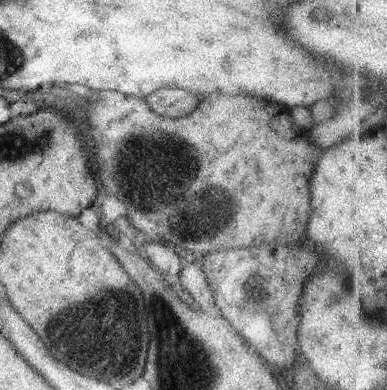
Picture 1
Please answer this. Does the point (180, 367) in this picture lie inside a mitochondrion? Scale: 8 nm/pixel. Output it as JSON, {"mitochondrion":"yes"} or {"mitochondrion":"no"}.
{"mitochondrion":"yes"}

